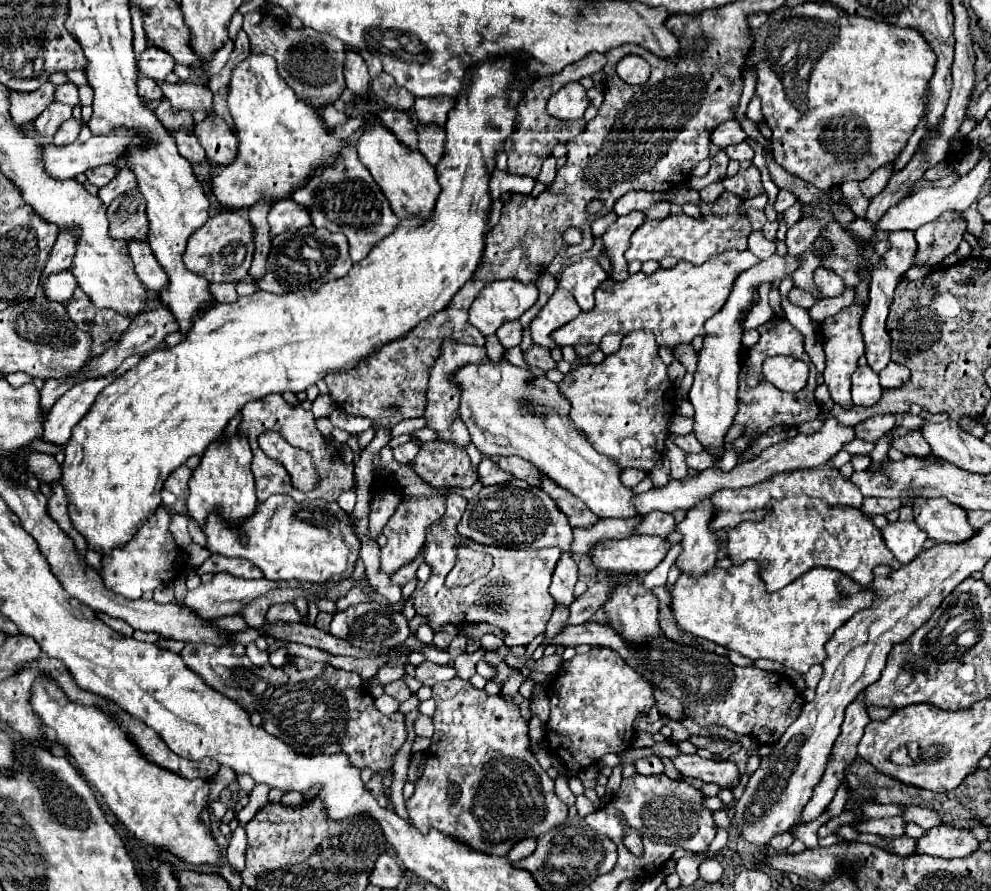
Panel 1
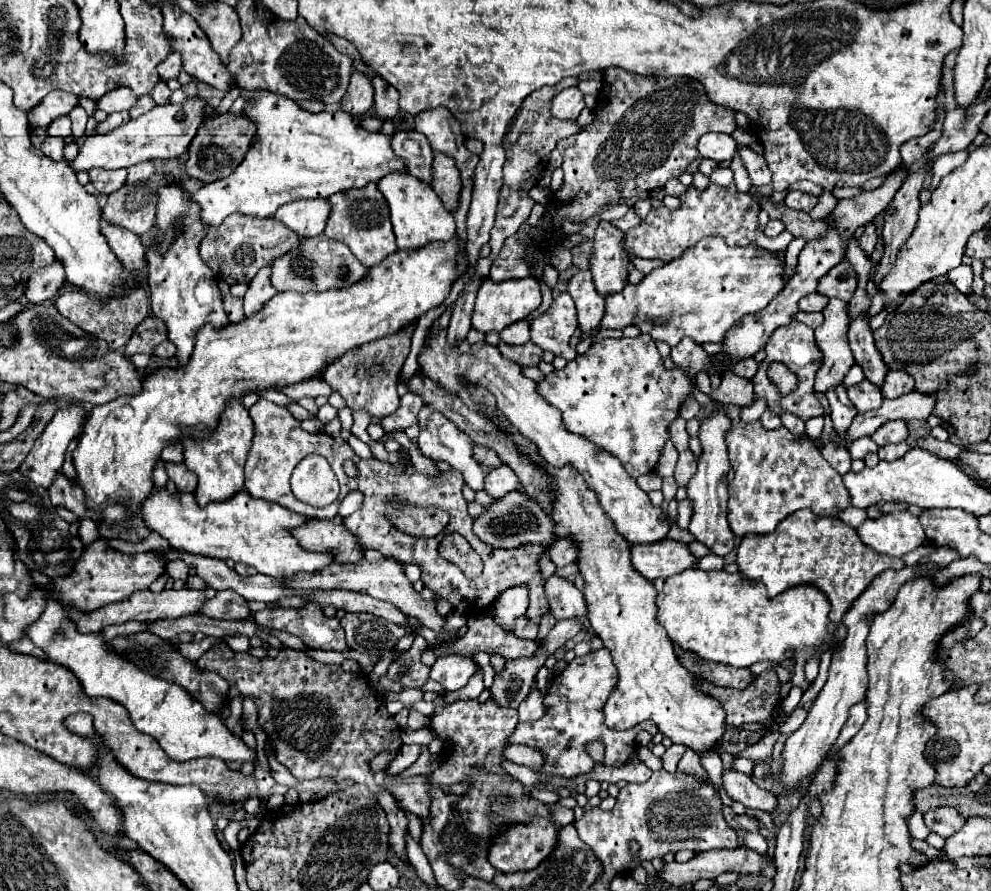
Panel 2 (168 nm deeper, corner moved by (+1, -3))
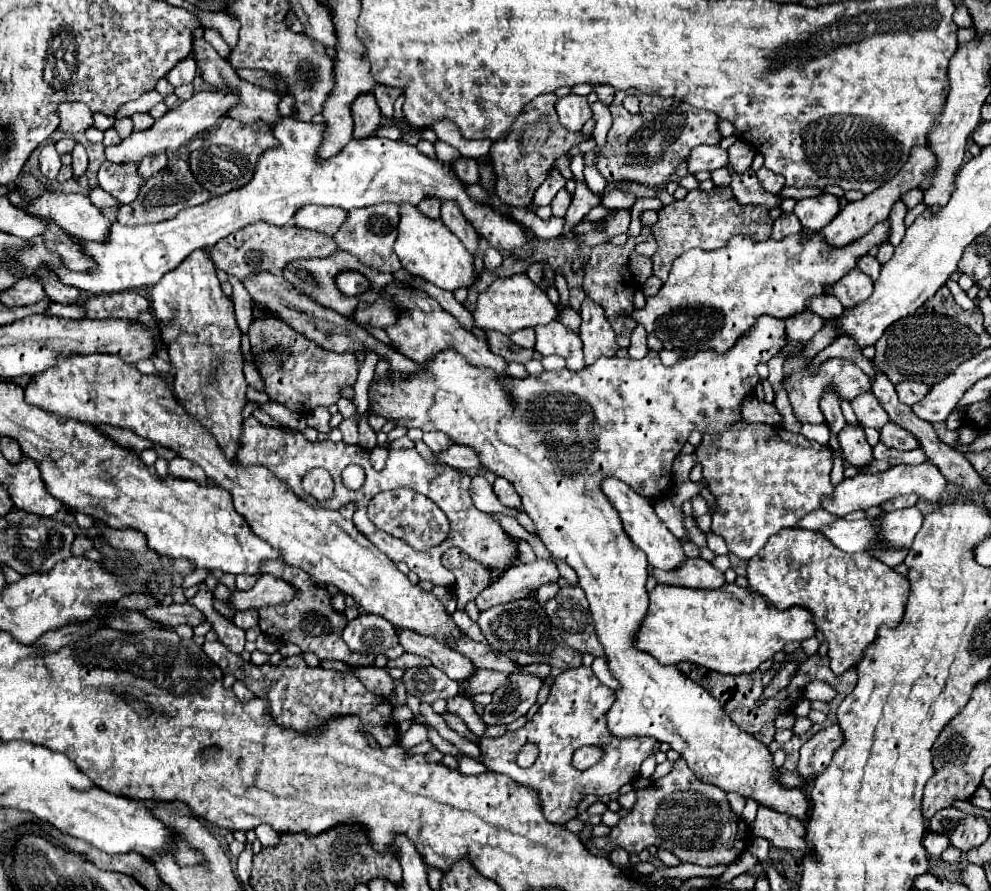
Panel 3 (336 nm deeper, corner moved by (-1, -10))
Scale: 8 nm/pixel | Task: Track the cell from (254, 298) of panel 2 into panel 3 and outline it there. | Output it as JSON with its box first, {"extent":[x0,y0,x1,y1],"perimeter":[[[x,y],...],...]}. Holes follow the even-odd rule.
{"extent":[249,310,359,414],"perimeter":[[[261,310],[259,316],[253,316],[249,326],[249,340],[253,354],[259,360],[259,374],[265,382],[265,392],[271,400],[285,404],[287,408],[307,414],[315,406],[331,406],[339,400],[339,388],[343,384],[355,384],[359,362],[353,354],[337,354],[323,350],[315,342],[301,336],[279,316]],[[271,348],[279,348],[279,356],[269,354]]]}

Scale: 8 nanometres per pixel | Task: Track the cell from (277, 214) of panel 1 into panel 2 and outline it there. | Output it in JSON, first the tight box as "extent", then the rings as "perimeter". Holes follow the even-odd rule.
{"extent":[275,199,331,237],"perimeter":[[[301,199],[279,207],[275,219],[291,227],[295,233],[305,237],[321,235],[331,213],[331,203],[327,199]]]}

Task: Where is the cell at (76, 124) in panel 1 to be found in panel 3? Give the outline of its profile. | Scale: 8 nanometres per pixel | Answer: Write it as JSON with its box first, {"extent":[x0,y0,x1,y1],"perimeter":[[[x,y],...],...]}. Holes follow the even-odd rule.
{"extent":[39,142,61,180],"perimeter":[[[49,142],[49,144],[41,150],[39,162],[41,162],[41,174],[43,174],[45,178],[49,178],[49,180],[55,180],[57,174],[59,174],[59,170],[61,170],[61,160],[59,160],[59,154],[57,154],[53,142]]]}

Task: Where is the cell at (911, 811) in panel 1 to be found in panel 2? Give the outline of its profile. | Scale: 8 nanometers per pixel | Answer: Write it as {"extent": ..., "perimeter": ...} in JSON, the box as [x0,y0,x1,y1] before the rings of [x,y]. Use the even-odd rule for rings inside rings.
{"extent":[925,807,967,837],"perimeter":[[[937,807],[925,815],[927,827],[941,837],[949,837],[957,833],[965,825],[965,821],[967,819],[953,807]]]}

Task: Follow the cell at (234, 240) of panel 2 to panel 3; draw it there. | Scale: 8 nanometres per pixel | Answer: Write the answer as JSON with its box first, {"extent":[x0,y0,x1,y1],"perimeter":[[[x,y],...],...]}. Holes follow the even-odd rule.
{"extent":[211,222,337,282],"perimeter":[[[255,222],[245,226],[243,230],[237,230],[229,234],[229,238],[223,238],[217,242],[217,246],[211,248],[211,260],[219,270],[225,270],[229,276],[237,278],[239,282],[245,282],[257,272],[271,272],[279,274],[289,262],[301,260],[301,258],[323,258],[333,252],[337,252],[337,244],[333,238],[325,234],[317,234],[313,230],[303,230],[297,226],[269,226],[267,222]]]}

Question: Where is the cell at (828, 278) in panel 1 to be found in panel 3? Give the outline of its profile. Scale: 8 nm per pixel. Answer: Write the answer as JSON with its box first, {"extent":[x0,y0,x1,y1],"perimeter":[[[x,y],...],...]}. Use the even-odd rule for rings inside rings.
{"extent":[827,268,873,308],"perimeter":[[[853,268],[849,274],[845,274],[839,282],[831,284],[827,294],[835,296],[845,308],[853,308],[861,302],[865,302],[873,292],[873,282],[867,278],[859,268]]]}

